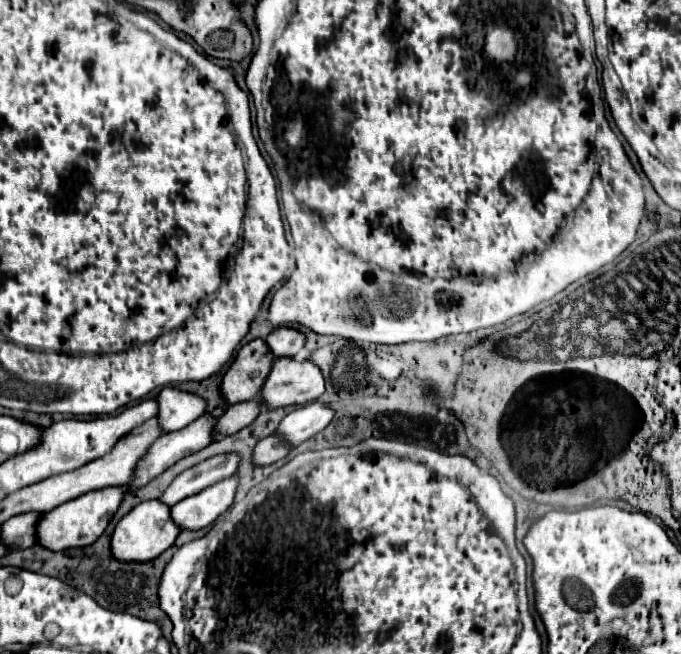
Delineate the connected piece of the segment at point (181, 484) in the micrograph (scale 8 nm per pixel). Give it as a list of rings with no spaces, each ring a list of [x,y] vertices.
[[[222,454],[222,456],[212,456],[210,460],[204,460],[202,464],[192,466],[190,470],[184,470],[166,490],[164,494],[158,498],[162,504],[174,506],[180,500],[198,494],[202,490],[206,490],[208,486],[234,476],[236,474],[236,466],[238,466],[238,456],[236,454]]]

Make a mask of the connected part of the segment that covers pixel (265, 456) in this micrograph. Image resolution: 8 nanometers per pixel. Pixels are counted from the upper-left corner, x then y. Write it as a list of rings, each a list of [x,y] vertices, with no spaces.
[[[268,436],[268,438],[260,440],[260,444],[256,444],[256,448],[252,452],[252,462],[254,462],[254,466],[268,466],[268,464],[282,460],[288,452],[290,452],[290,448],[278,436]]]

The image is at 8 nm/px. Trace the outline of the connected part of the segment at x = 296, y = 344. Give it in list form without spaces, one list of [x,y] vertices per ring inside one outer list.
[[[278,328],[270,332],[266,344],[274,358],[292,358],[304,348],[304,336],[292,328]]]

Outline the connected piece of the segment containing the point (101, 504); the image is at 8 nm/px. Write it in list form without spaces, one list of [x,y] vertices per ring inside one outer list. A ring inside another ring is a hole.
[[[124,486],[94,490],[76,500],[68,500],[66,504],[56,506],[52,512],[44,512],[36,522],[36,544],[40,544],[42,548],[52,550],[52,552],[62,552],[68,548],[80,548],[80,546],[92,544],[106,530],[112,514],[120,506],[124,494],[126,494]]]

